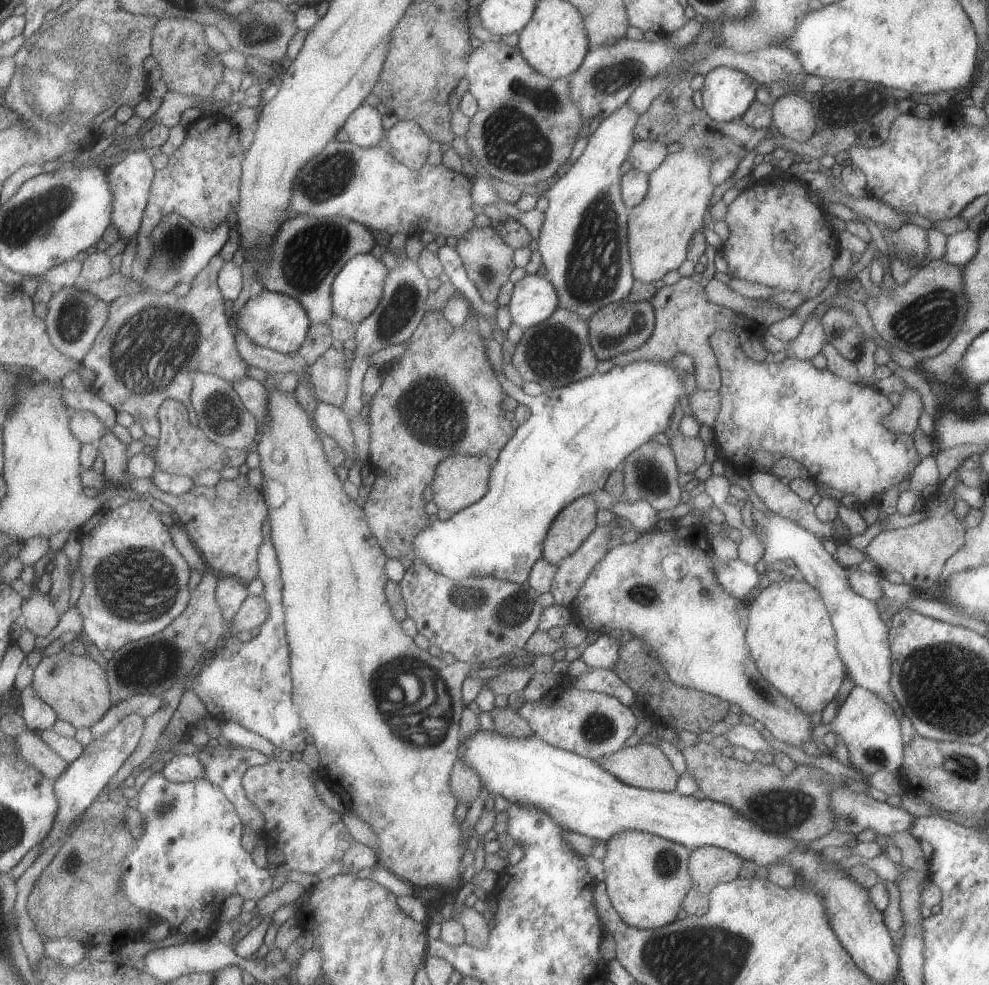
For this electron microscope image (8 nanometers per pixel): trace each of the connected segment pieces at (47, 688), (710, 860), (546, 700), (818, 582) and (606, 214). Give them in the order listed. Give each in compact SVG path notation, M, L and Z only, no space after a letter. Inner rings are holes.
M60 651L47 656L37 668L34 685L38 694L58 711L60 719L71 722L79 729L92 729L115 706L109 674L88 655Z
M713 846L698 847L689 856L689 873L693 880L692 888L682 901L688 915L704 916L709 909L709 894L720 883L727 883L738 878L738 872L744 864L743 858L723 848Z
M568 678L568 685L557 684L539 701L528 701L519 713L522 713L522 716L531 722L535 733L542 736L544 740L595 760L601 756L613 755L620 751L624 742L631 738L632 734L635 734L634 728L639 725L634 712L630 710L630 706L622 704L618 697L570 688L570 678Z
M758 508L753 510L754 524L758 526L765 545L764 564L787 558L799 568L799 577L808 581L824 599L827 611L837 636L837 649L845 669L856 685L870 689L885 700L899 716L904 715L897 698L890 690L892 655L889 643L889 629L878 610L877 601L859 595L849 583L847 568L834 560L822 545L823 538L808 532L798 523L779 514L764 514Z
M624 103L612 115L607 116L601 126L591 134L589 143L578 161L558 181L552 183L546 195L551 200L551 207L546 212L546 219L540 237L543 257L543 272L558 287L561 307L577 312L589 322L589 318L602 307L626 299L633 290L634 278L628 260L628 225L627 204L622 202L620 194L620 166L628 158L628 152L636 143L632 134L638 122L638 113Z

